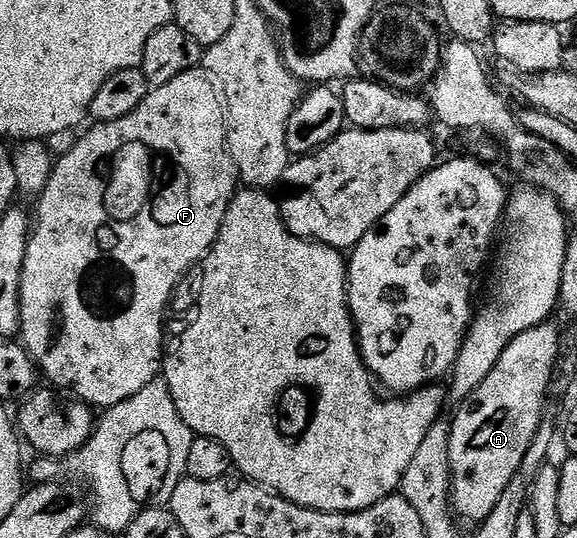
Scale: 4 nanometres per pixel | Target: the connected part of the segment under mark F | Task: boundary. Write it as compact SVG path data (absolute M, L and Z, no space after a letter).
M201 66L180 73L180 77L168 81L168 85L160 85L150 90L144 101L140 101L140 105L136 105L136 109L128 113L128 117L120 117L120 121L108 121L91 128L62 160L59 158L53 164L51 179L36 199L38 219L36 215L36 226L26 245L20 281L20 342L38 364L39 372L45 378L47 375L55 383L55 388L63 387L64 390L71 391L74 394L72 396L94 409L109 409L120 405L120 401L128 401L128 397L140 393L144 385L159 378L162 369L162 324L166 306L174 297L177 279L203 262L213 247L222 228L226 210L236 194L236 168L233 159L230 158L230 148L226 145L223 96L215 80Z

